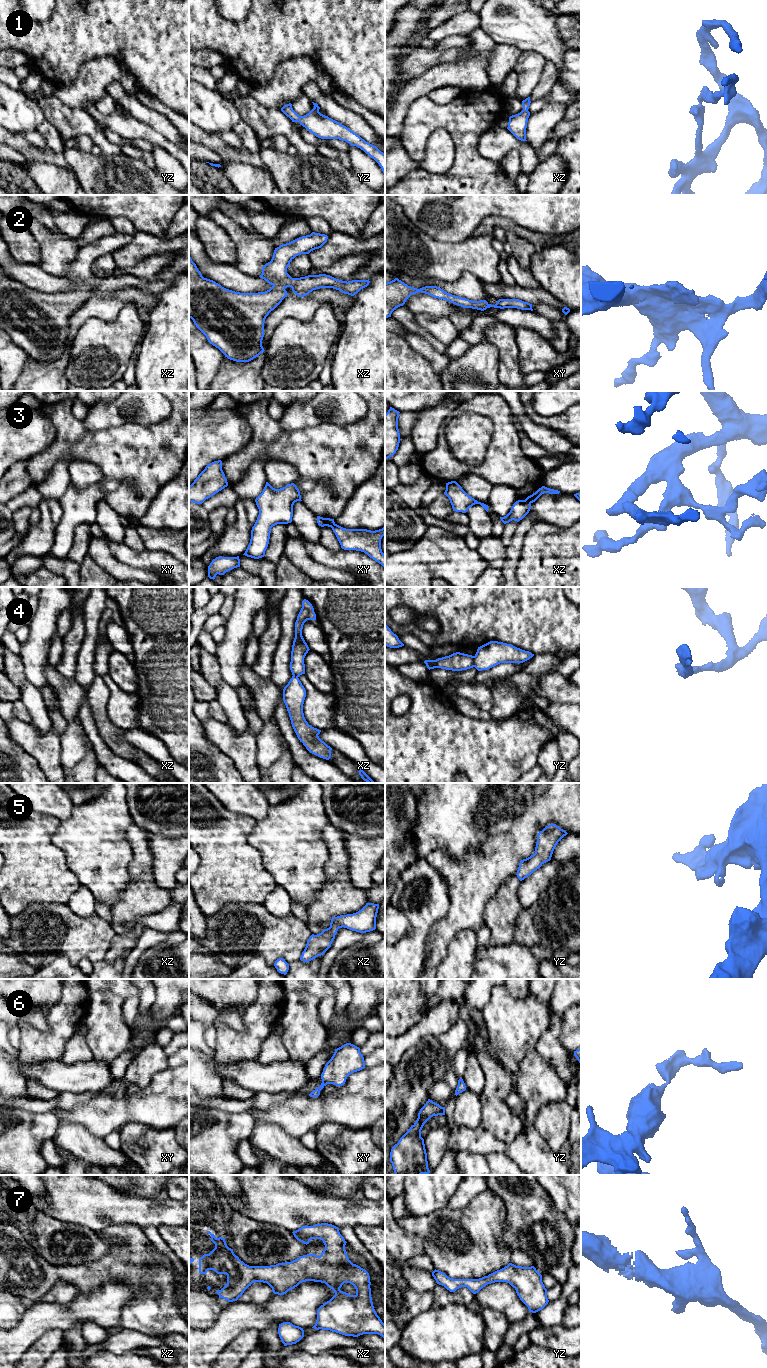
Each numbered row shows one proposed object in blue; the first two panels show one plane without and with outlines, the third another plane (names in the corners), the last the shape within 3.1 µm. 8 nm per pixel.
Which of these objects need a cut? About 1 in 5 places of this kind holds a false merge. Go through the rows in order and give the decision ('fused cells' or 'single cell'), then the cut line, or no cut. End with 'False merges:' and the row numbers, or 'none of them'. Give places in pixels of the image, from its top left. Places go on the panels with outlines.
1: single cell | no cut
2: single cell | no cut
3: fused cells | xz (525, 499), (530, 504)
4: fused cells | yz (472, 656), (474, 666)
5: single cell | no cut
6: single cell | no cut
7: single cell | no cut
False merges: 3, 4

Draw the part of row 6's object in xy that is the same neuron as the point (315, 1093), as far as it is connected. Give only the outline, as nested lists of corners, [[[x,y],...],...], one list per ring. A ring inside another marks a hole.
[[[351,1043],[342,1045],[335,1049],[333,1056],[326,1063],[321,1074],[321,1085],[313,1090],[309,1096],[318,1097],[320,1095],[320,1091],[327,1084],[333,1084],[336,1086],[344,1085],[350,1074],[364,1068],[365,1061],[360,1052],[360,1048]]]

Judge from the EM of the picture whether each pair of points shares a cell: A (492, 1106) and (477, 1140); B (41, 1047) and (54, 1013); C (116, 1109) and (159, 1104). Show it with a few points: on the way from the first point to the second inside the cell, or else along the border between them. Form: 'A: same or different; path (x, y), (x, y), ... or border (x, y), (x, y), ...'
A: different; border (480, 1125), (502, 1141)
B: same; path (49, 1039), (54, 1034), (54, 1021)
C: same; path (127, 1109), (148, 1106)

